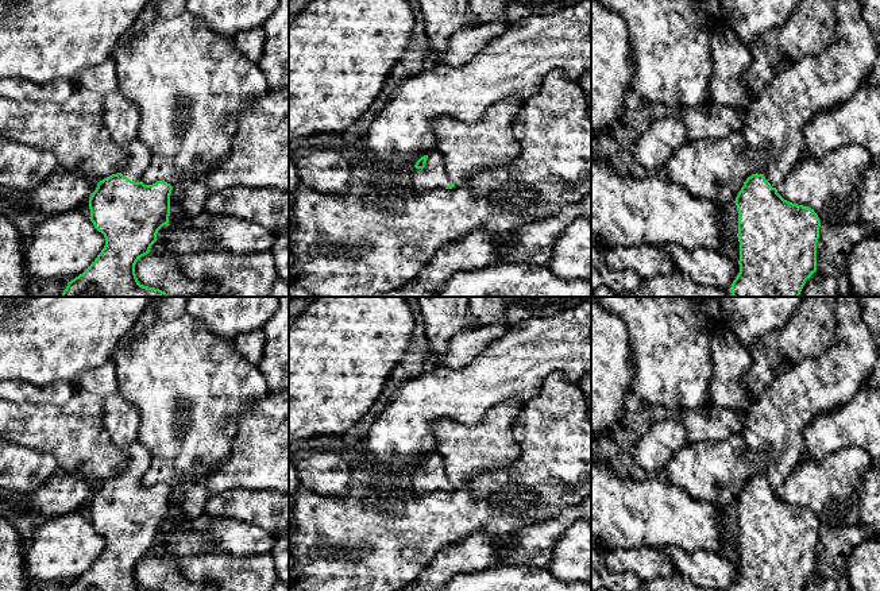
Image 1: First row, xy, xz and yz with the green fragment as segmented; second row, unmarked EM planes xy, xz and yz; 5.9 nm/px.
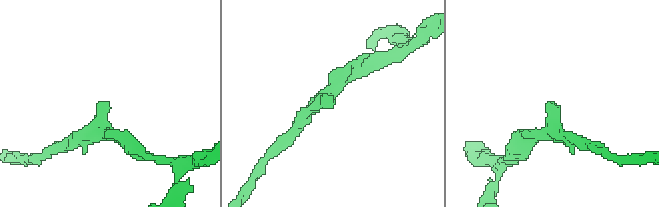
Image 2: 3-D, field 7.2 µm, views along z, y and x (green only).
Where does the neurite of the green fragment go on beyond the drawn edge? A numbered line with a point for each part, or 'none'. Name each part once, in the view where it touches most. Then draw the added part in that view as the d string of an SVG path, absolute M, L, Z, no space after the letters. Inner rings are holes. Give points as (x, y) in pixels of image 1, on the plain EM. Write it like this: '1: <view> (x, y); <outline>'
1: yz (774, 425); M835 297L837 329L830 348L776 376L742 414L741 432L746 444L768 457L767 471L757 476L763 476L772 490L779 490L804 457L803 432L808 424L849 401L873 370L880 345L862 320L860 301L861 297Z

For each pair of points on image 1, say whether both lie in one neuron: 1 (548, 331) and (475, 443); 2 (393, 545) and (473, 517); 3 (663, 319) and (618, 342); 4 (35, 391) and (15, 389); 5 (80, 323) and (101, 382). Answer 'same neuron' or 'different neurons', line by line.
1: different neurons
2: same neuron
3: different neurons
4: same neuron
5: different neurons

